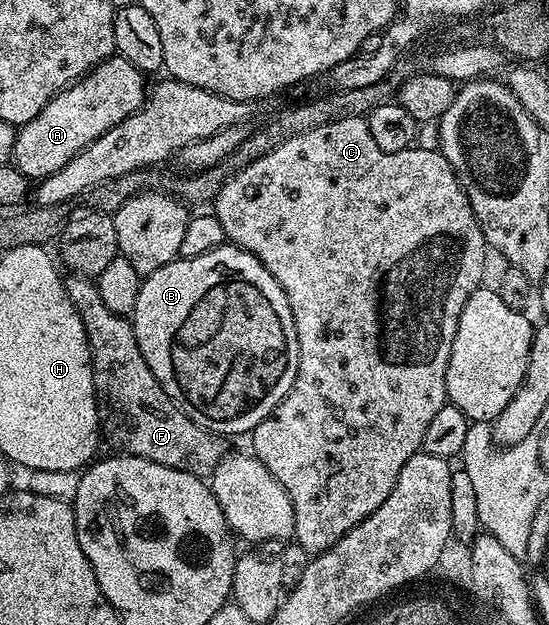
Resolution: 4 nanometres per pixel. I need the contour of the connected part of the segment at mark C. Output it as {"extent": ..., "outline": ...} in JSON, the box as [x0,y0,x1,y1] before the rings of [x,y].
{"extent":[212,117,488,555],"outline":[[[361,117],[340,119],[324,123],[324,127],[304,131],[304,135],[288,139],[288,143],[280,143],[276,151],[268,151],[264,159],[248,163],[248,167],[222,184],[213,199],[212,212],[220,219],[220,227],[224,227],[226,241],[254,253],[256,259],[268,267],[276,283],[280,283],[288,299],[288,307],[292,307],[298,340],[296,379],[285,399],[252,430],[248,440],[254,457],[260,459],[268,471],[272,471],[276,483],[280,483],[280,487],[288,491],[288,499],[292,499],[293,540],[306,549],[307,554],[317,555],[332,548],[343,535],[352,531],[352,527],[368,519],[368,515],[372,515],[372,511],[376,511],[376,507],[380,507],[388,495],[392,495],[392,487],[396,487],[396,479],[404,463],[408,463],[408,459],[412,459],[412,455],[422,449],[428,423],[432,423],[440,407],[447,405],[446,372],[448,359],[452,355],[452,343],[456,339],[456,327],[460,323],[460,311],[468,298],[483,284],[488,246],[480,223],[468,203],[468,195],[464,195],[442,152],[434,147],[409,147],[395,153],[382,151],[372,137],[368,121]]]}

